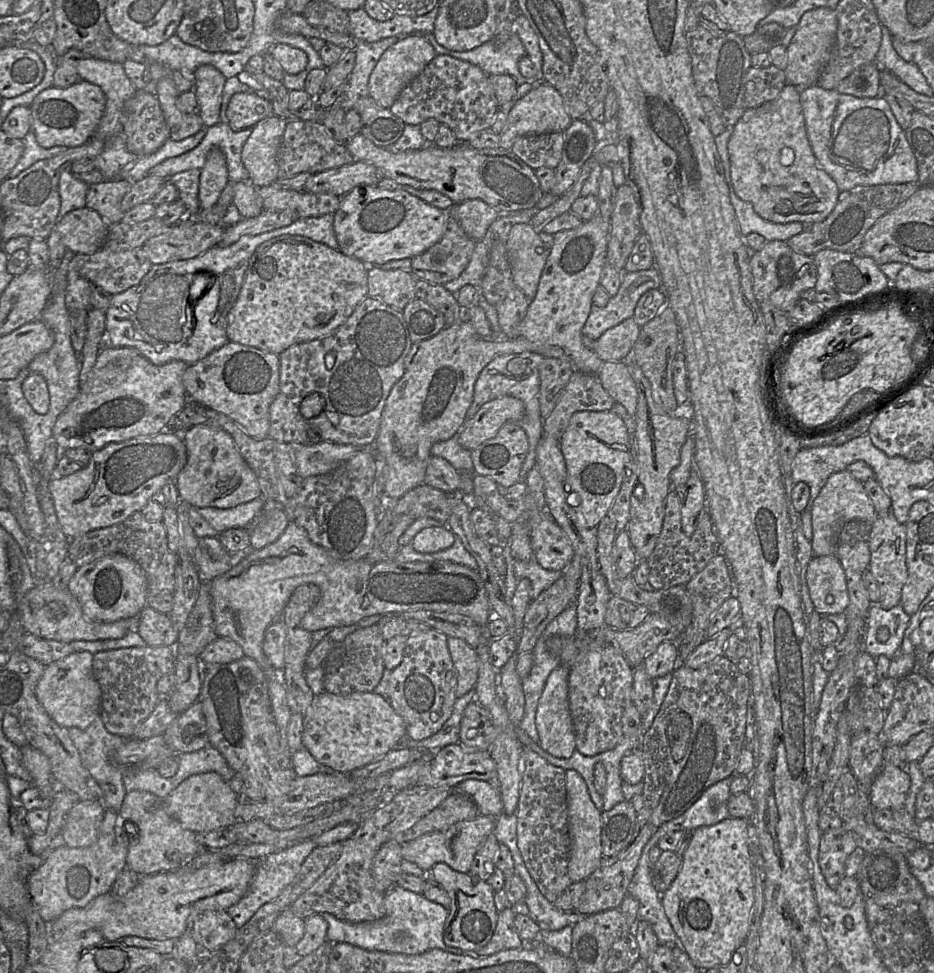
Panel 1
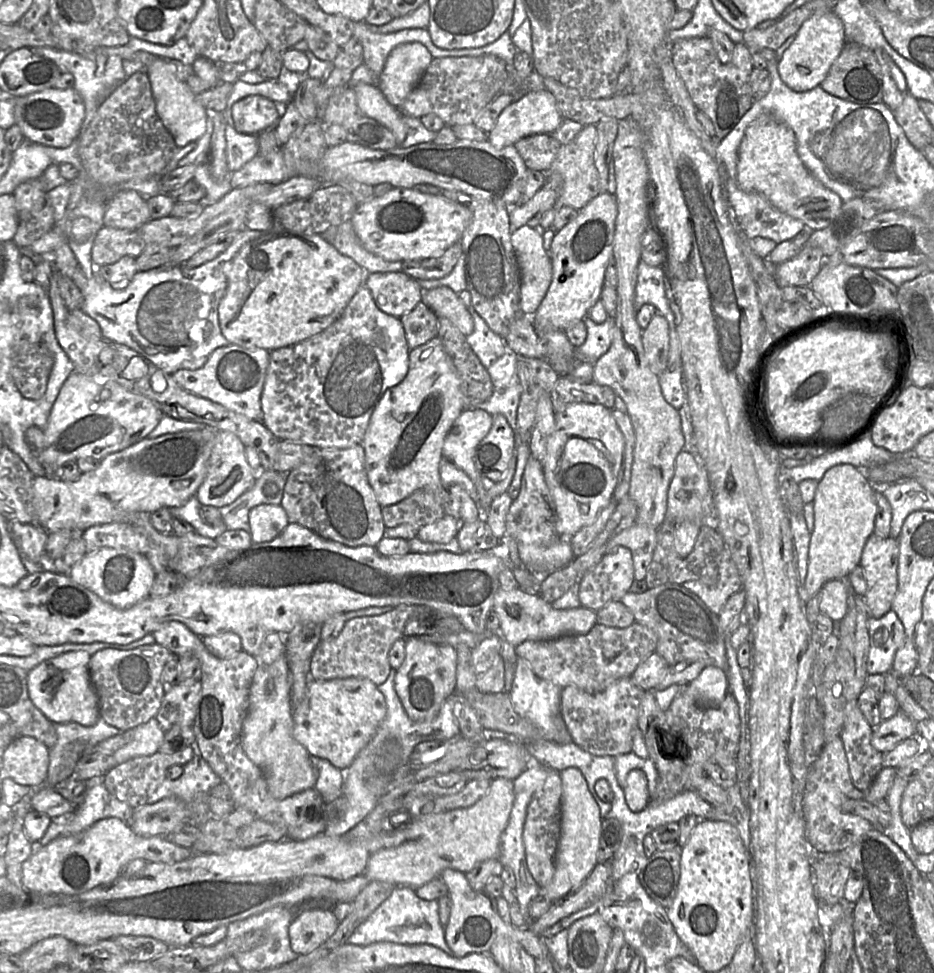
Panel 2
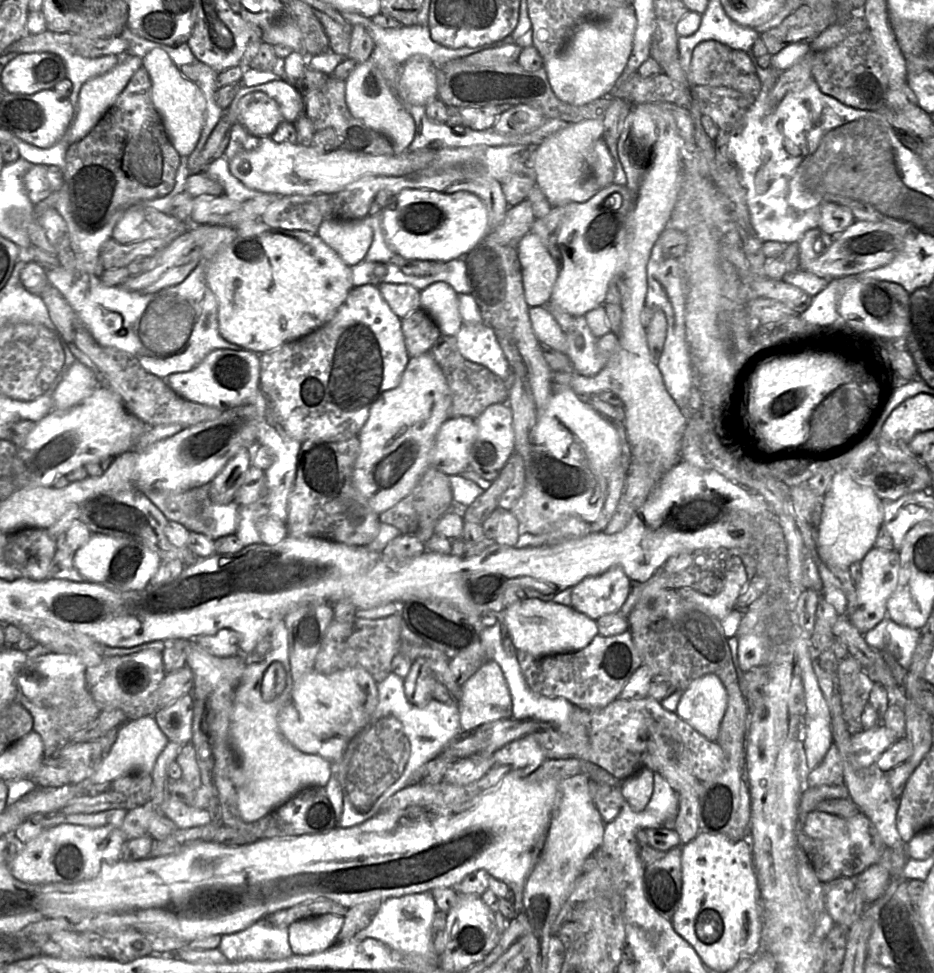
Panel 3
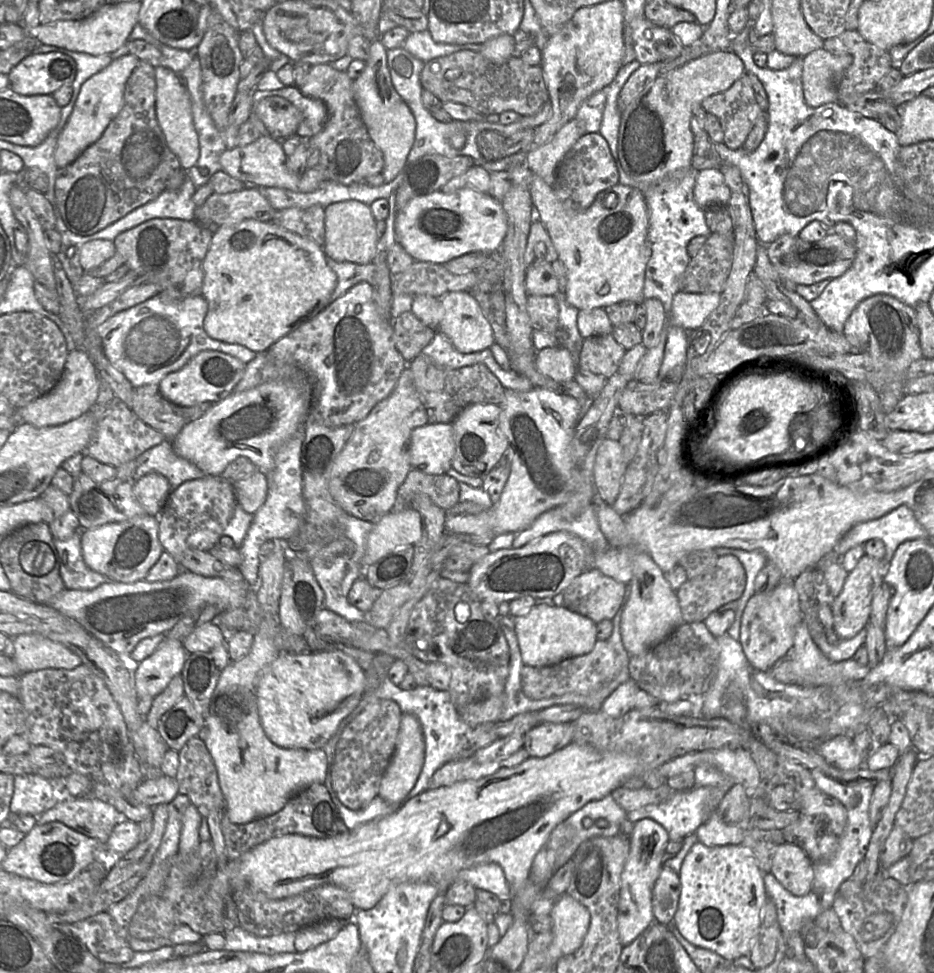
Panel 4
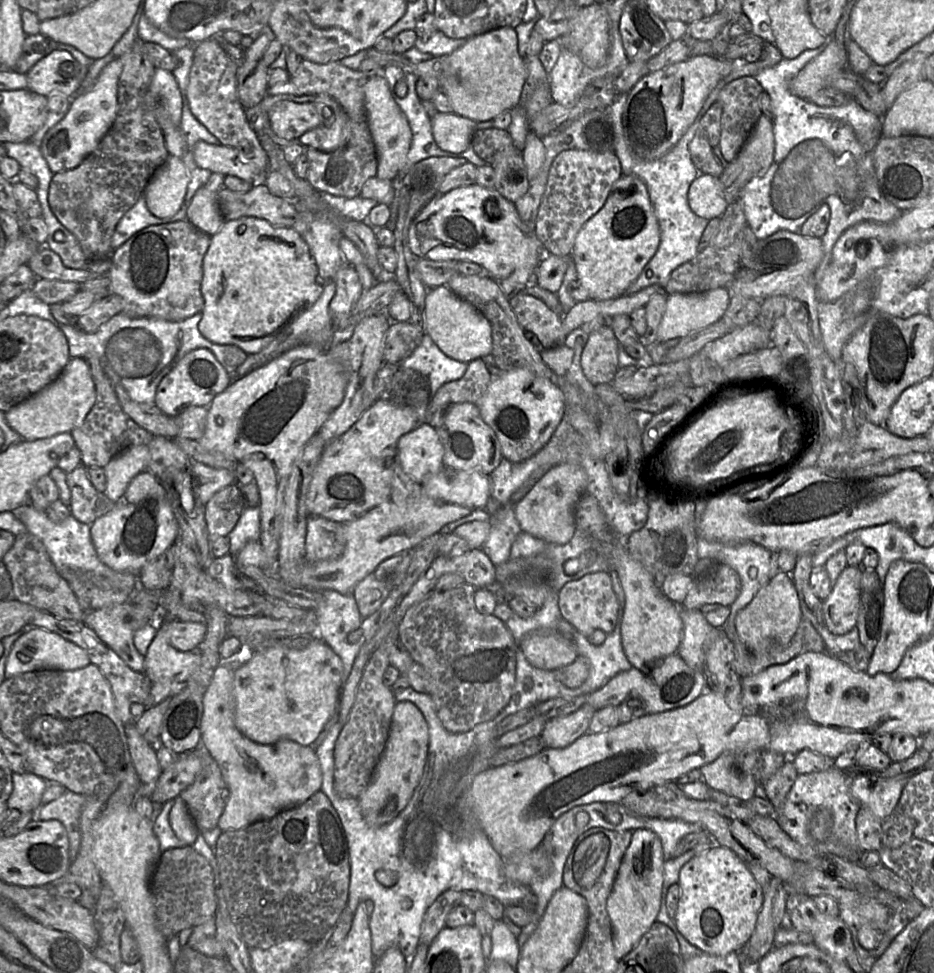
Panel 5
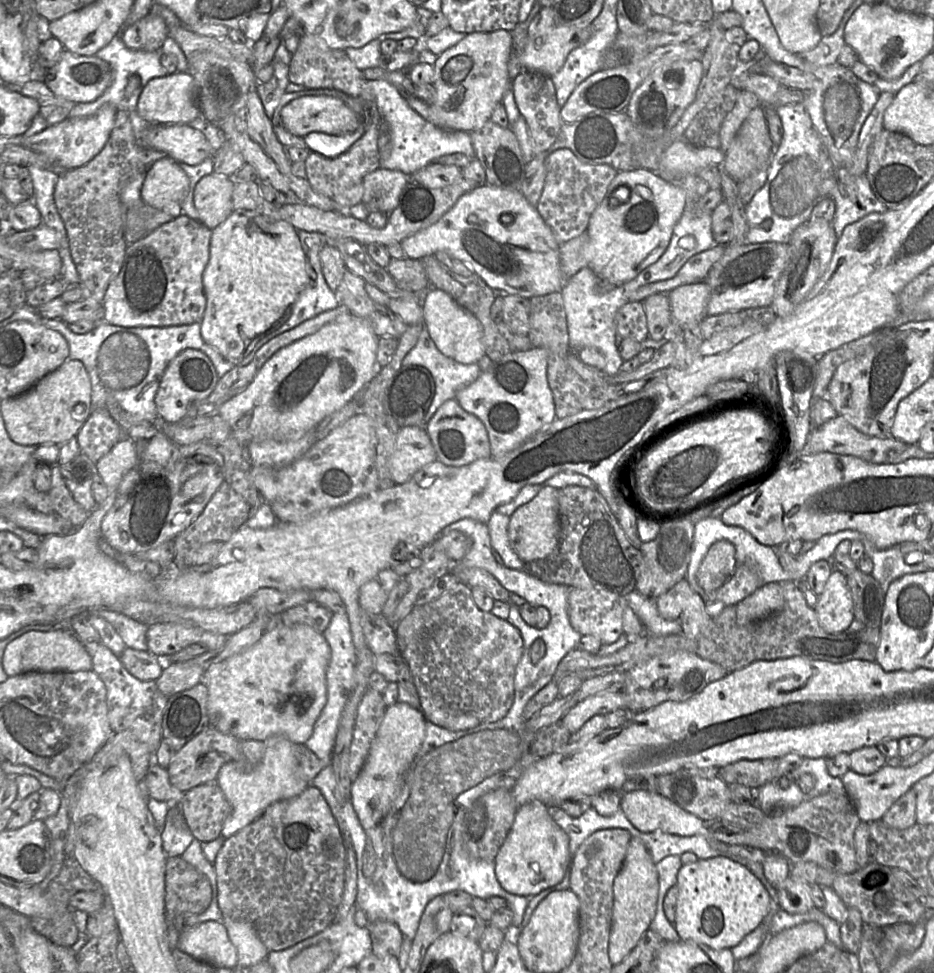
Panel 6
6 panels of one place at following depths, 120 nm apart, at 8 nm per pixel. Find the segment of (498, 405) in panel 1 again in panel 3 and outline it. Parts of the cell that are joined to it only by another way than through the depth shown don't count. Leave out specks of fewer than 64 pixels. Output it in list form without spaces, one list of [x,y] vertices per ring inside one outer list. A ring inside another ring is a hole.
[[[449,417],[440,426],[434,443],[431,467],[450,476],[459,475],[469,467],[470,447],[477,435],[475,418]]]

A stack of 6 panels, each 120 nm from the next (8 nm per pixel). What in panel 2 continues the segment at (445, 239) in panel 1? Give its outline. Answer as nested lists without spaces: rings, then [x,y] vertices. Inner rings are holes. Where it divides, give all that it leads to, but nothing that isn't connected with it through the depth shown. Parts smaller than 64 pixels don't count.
[[[460,240],[438,257],[402,261],[402,271],[416,280],[440,279],[450,274],[461,255]]]

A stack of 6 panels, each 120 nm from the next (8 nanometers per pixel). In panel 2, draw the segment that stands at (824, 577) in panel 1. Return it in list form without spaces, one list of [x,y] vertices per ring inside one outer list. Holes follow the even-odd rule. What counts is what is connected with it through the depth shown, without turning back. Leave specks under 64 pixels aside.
[[[833,579],[826,582],[817,595],[820,612],[833,621],[841,622],[847,612],[846,579]]]

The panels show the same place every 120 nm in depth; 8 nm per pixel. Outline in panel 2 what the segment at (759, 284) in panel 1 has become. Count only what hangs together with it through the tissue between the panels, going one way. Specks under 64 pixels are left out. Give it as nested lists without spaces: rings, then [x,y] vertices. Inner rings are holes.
[[[803,246],[793,259],[774,267],[773,277],[780,289],[790,286],[808,287],[824,263],[824,254],[820,248]]]

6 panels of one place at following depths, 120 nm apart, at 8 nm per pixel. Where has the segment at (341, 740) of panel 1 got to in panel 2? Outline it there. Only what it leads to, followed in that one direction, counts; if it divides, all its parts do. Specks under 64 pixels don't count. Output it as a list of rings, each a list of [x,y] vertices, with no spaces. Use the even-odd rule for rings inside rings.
[[[368,679],[313,680],[307,686],[303,701],[293,711],[293,737],[310,755],[325,759],[344,772],[352,764],[358,753],[374,738],[386,713],[387,706],[384,695]]]

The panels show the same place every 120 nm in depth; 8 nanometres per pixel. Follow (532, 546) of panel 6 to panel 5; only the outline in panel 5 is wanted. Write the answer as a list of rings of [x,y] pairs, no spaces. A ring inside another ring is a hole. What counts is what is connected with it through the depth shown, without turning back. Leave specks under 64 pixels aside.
[[[560,463],[552,467],[531,490],[514,504],[516,519],[521,531],[527,532],[548,544],[566,544],[576,530],[574,508],[586,492],[587,474],[576,463]]]

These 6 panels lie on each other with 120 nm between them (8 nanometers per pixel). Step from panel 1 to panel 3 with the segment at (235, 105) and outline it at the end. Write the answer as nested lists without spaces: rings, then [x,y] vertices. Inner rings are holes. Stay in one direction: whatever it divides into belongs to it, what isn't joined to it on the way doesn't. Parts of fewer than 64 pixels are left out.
[[[252,92],[238,104],[238,123],[250,134],[270,137],[284,121],[277,101],[263,92]]]

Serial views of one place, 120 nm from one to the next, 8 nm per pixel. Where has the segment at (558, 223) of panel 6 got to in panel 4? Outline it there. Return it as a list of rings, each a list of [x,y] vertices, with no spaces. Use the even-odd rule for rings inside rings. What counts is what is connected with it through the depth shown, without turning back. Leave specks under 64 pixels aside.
[[[599,132],[586,133],[559,164],[553,190],[565,208],[581,211],[590,207],[599,193],[615,186],[618,181],[619,173],[607,141]]]

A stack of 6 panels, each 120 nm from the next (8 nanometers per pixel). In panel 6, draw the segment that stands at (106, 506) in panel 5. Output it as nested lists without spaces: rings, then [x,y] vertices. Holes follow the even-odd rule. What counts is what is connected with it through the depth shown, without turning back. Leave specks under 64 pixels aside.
[[[79,453],[71,461],[60,465],[61,475],[73,499],[86,511],[97,505],[92,494],[94,476],[98,473],[96,463]]]

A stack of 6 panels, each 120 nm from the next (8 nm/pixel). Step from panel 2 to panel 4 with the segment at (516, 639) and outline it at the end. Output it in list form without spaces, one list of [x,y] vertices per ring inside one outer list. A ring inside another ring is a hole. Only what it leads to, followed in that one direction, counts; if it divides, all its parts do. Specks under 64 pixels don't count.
[[[536,604],[526,614],[514,617],[513,629],[523,663],[533,667],[550,666],[584,655],[592,650],[597,641],[596,624],[563,606]]]

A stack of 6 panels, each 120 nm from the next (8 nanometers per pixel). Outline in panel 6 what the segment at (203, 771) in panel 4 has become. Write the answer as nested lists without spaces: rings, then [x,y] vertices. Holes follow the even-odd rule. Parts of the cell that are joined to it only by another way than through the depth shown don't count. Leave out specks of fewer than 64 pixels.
[[[216,780],[184,792],[179,808],[194,836],[205,843],[220,834],[231,808]]]

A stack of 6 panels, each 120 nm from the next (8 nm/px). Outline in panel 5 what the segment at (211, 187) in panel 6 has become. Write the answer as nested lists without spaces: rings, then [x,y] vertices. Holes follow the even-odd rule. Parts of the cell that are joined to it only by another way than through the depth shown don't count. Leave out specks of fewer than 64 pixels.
[[[200,187],[187,207],[186,219],[197,229],[213,236],[225,221],[218,206],[217,193]]]

